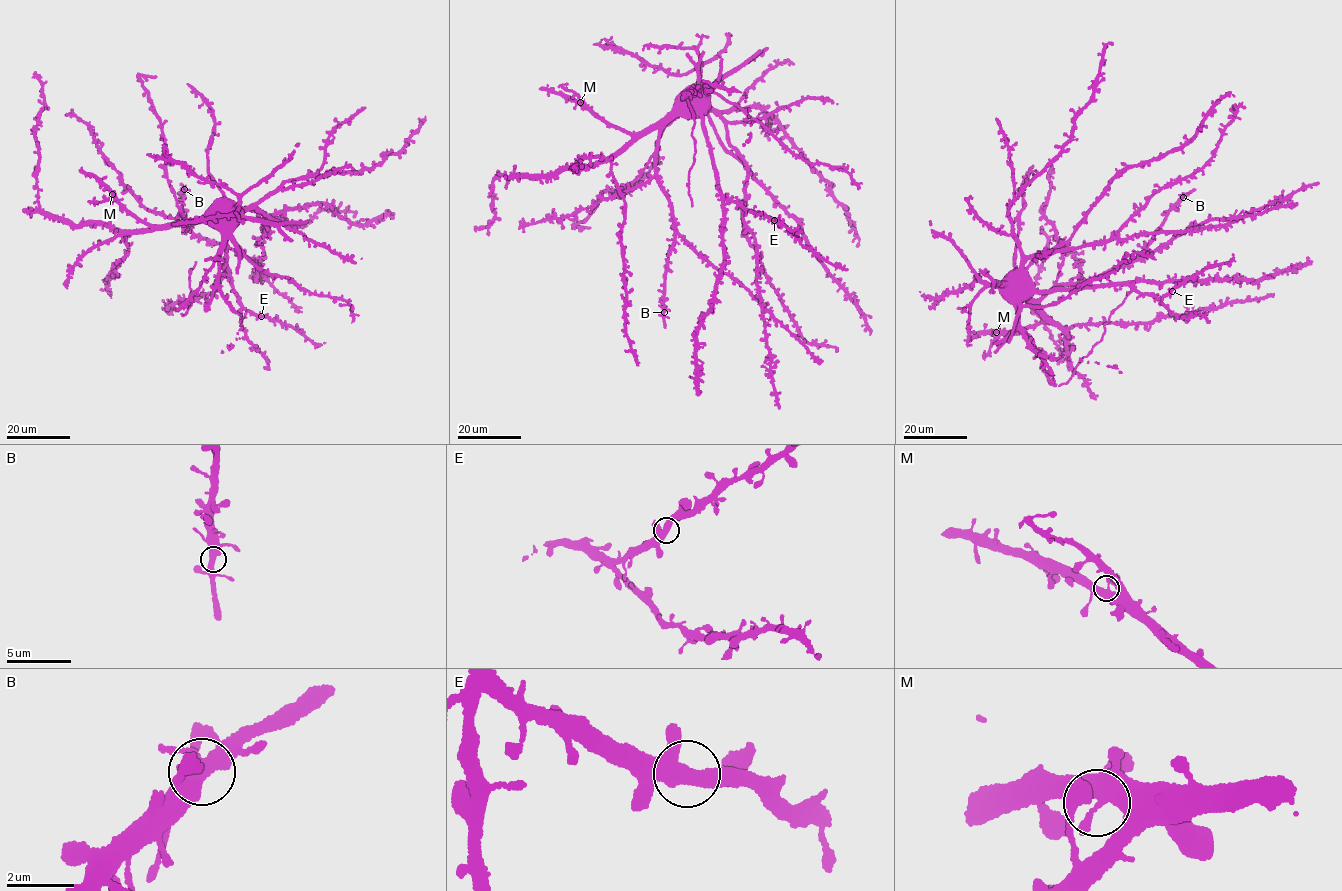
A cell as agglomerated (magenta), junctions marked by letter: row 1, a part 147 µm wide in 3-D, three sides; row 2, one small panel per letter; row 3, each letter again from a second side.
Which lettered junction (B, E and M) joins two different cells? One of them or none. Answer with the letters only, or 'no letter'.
no letter

